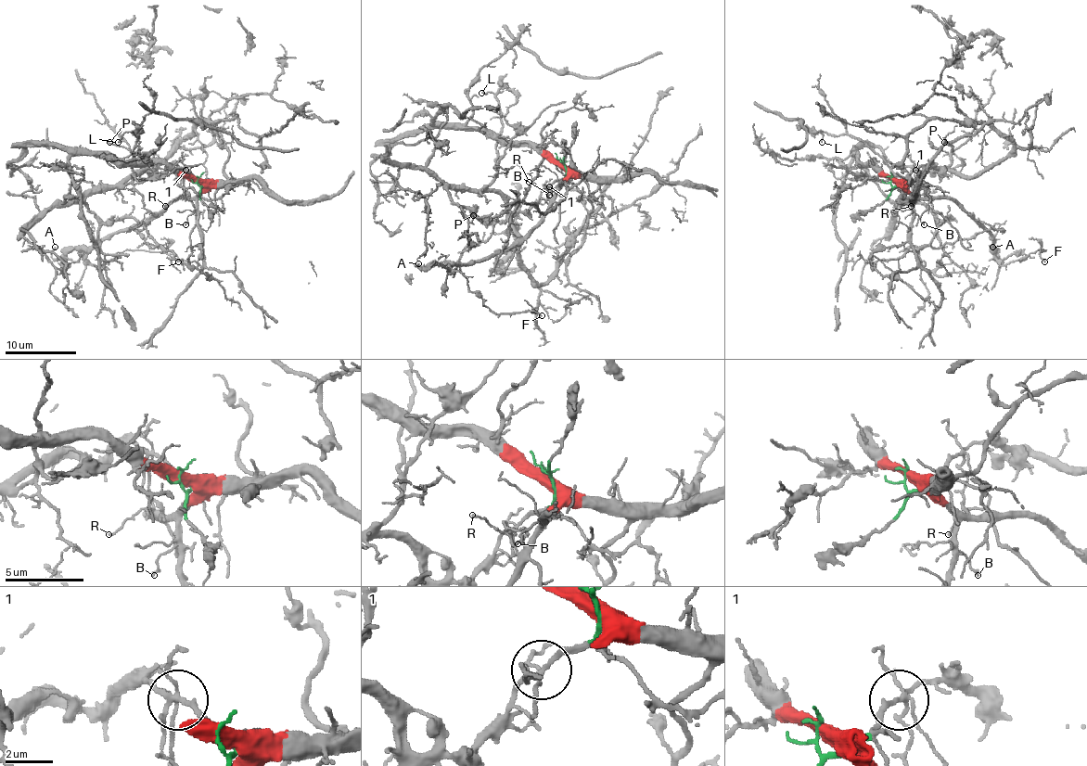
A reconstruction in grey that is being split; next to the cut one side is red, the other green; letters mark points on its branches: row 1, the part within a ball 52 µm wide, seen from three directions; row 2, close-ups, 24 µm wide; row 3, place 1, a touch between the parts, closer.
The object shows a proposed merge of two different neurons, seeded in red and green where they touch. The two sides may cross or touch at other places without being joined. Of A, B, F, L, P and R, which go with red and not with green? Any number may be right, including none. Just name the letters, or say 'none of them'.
A, B, F, R

